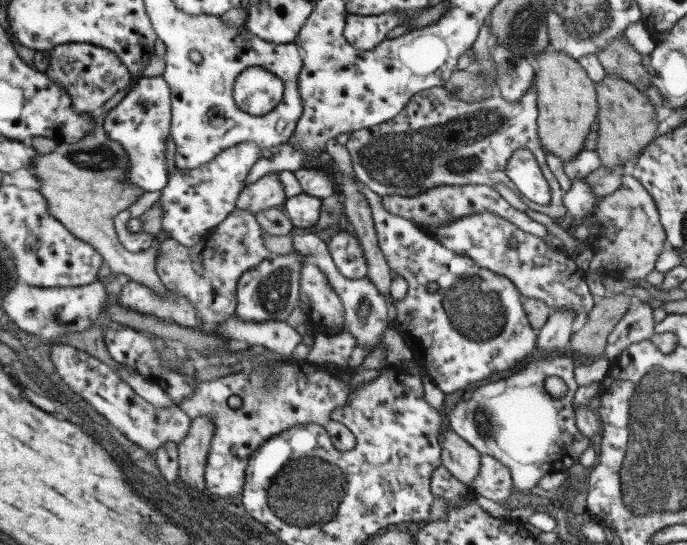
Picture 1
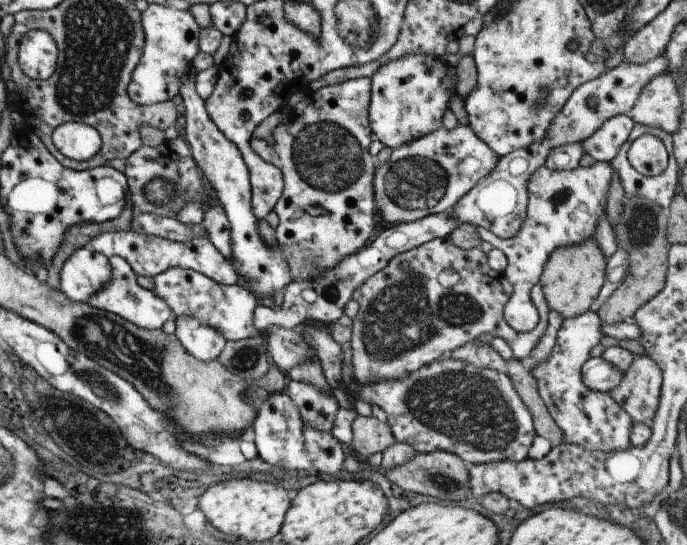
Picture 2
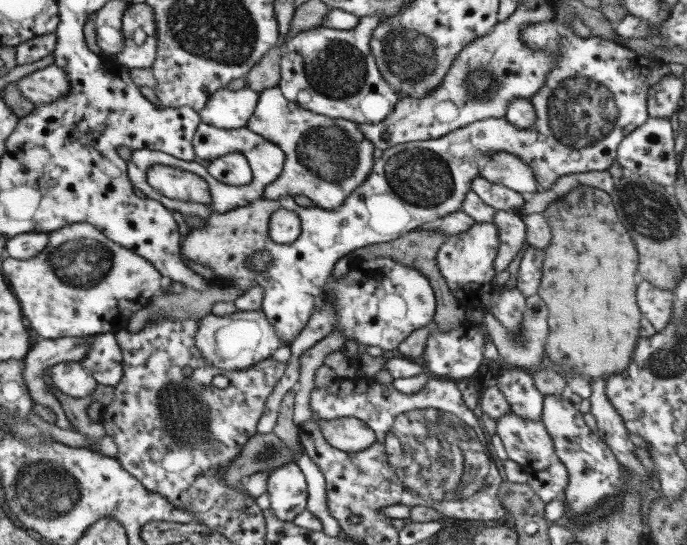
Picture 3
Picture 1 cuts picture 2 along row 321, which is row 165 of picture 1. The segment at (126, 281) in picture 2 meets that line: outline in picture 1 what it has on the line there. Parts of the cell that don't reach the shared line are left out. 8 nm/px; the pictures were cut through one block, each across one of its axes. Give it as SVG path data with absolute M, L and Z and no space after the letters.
M161 76L139 78L125 98L107 112L103 132L111 142L117 142L127 156L127 170L123 176L125 186L145 192L159 192L167 184L169 172L165 142L167 136L171 136L171 90Z

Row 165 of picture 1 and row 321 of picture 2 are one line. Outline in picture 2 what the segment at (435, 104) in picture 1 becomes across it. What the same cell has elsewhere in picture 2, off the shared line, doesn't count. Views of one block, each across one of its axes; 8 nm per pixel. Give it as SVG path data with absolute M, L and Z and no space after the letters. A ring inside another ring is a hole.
M449 236L435 238L393 256L383 270L367 278L353 292L353 300L359 304L349 338L355 386L401 382L405 376L437 362L439 358L451 356L451 352L475 342L477 336L483 334L505 340L515 360L529 356L539 338L545 334L551 310L547 308L541 284L533 284L529 300L539 312L539 322L531 332L519 334L509 328L503 318L511 292L513 286L505 274L489 268L487 254L483 254L481 248L459 250ZM401 262L407 262L409 268L399 270Z

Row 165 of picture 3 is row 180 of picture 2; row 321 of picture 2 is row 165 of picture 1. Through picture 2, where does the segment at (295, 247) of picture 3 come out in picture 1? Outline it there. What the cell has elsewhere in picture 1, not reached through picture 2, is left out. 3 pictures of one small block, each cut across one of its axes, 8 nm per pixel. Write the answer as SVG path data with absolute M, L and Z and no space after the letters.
M519 148L509 156L509 160L505 164L505 174L515 184L519 194L523 194L523 198L527 198L543 208L545 208L545 204L551 202L549 184L543 178L539 164L535 162L533 154L527 148Z

